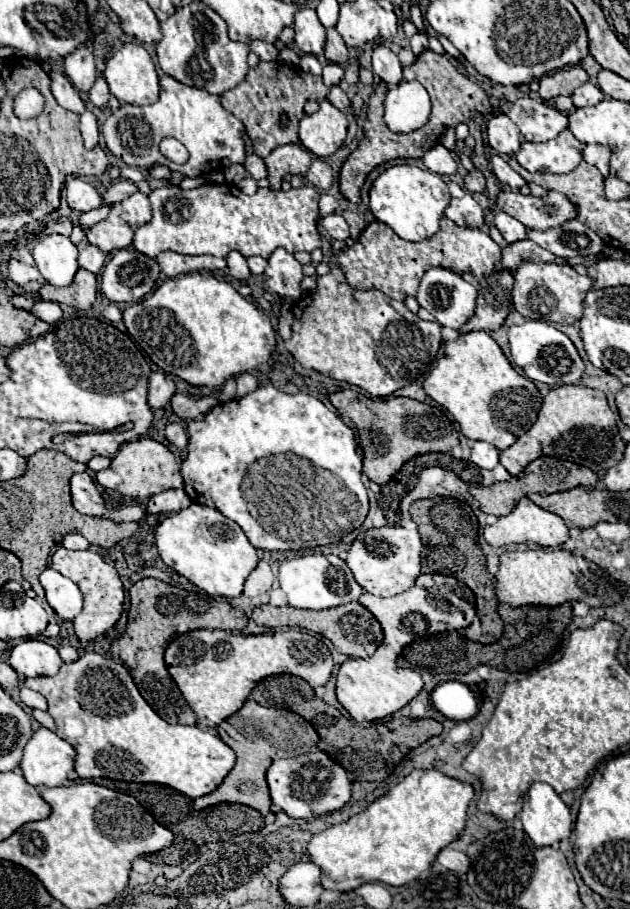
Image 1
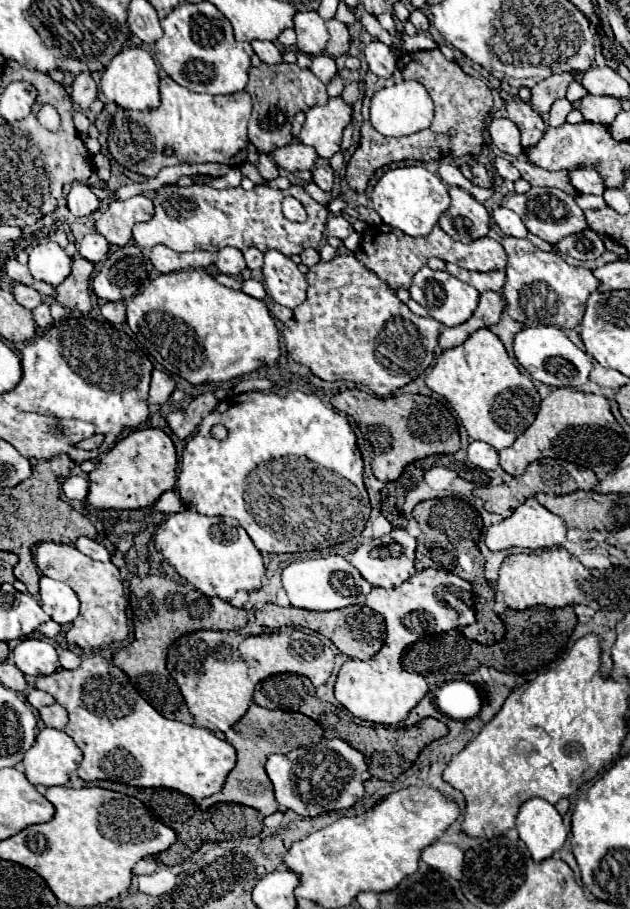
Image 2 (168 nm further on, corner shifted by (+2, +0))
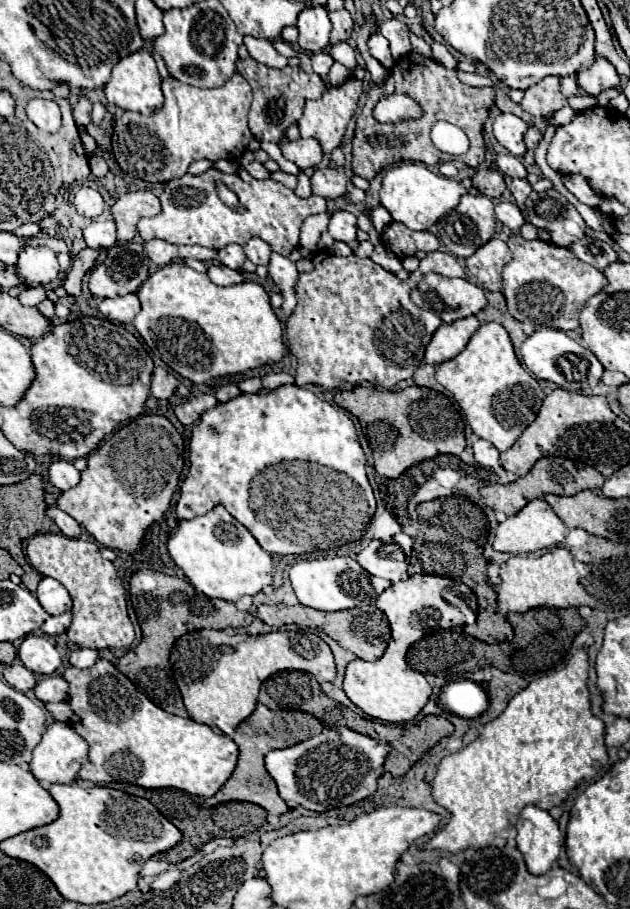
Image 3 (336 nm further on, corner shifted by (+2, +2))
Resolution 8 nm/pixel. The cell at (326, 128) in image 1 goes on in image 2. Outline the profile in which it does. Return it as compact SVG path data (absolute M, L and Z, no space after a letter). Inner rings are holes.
M330 98L324 106L314 106L306 112L306 122L300 130L300 142L312 146L320 158L330 158L340 150L342 130L352 120L352 108L342 98Z

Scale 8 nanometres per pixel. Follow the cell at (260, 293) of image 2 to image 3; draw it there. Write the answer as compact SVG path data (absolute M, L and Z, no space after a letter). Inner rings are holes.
M210 264L208 270L206 270L206 274L218 286L232 286L232 284L238 284L238 282L244 282L246 280L244 274L238 274L236 270L224 268L220 264Z

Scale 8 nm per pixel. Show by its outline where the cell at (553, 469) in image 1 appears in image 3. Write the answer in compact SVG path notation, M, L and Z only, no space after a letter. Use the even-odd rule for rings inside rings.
M542 458L536 462L536 466L522 478L518 478L512 484L495 484L486 485L480 488L480 494L486 502L486 506L490 506L492 510L500 510L506 516L514 516L516 512L520 512L530 500L534 498L542 498L544 494L558 494L558 496L574 496L582 490L594 490L601 488L605 478L596 469L582 464L581 462L572 462L568 458Z

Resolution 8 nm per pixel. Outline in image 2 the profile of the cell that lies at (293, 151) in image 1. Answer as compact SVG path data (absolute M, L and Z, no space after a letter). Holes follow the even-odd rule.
M292 142L284 148L274 150L272 158L278 168L284 168L288 172L296 172L296 170L310 170L316 164L318 154L312 146L304 146L302 142Z

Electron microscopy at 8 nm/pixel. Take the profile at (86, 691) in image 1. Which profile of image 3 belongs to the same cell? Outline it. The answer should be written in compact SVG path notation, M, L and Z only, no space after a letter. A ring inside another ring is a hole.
M100 658L88 670L70 666L62 676L70 684L68 702L76 714L76 724L72 724L72 728L90 744L90 760L80 770L82 780L90 780L94 784L128 782L142 788L178 788L188 794L210 798L234 772L238 758L238 746L234 744L234 740L206 724L198 724L190 718L180 718L164 712L144 694L140 694L136 686L106 658Z

